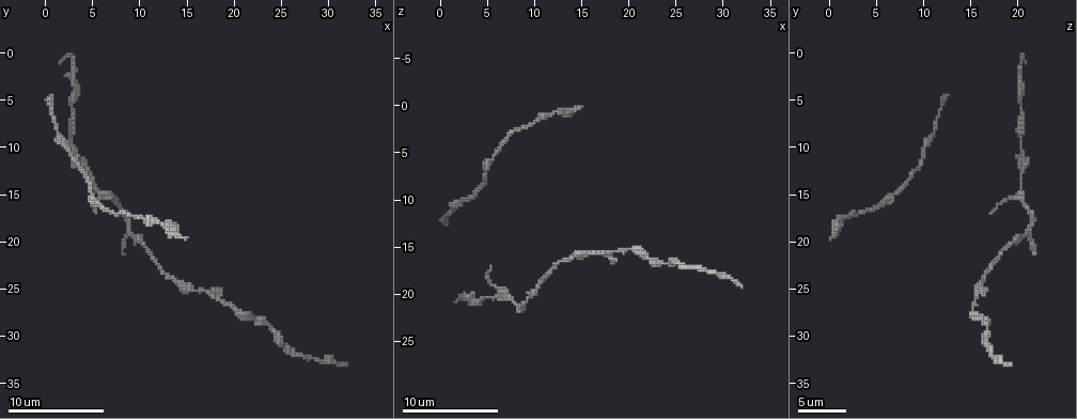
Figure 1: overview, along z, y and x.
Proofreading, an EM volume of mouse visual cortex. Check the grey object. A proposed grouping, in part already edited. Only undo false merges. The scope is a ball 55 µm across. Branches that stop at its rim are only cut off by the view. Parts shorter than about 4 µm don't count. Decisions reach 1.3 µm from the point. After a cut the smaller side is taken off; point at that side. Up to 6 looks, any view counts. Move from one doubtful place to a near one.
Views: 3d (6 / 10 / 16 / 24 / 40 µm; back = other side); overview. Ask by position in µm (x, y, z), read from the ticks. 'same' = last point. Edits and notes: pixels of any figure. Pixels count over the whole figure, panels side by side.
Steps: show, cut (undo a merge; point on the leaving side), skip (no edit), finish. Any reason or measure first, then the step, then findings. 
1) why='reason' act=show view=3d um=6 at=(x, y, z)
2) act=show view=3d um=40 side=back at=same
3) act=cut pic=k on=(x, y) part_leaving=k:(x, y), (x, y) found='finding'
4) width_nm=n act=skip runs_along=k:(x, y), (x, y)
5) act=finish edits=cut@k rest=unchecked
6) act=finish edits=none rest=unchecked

act=show view=3d um=16 at=(2.8, 4.6, 20.4)

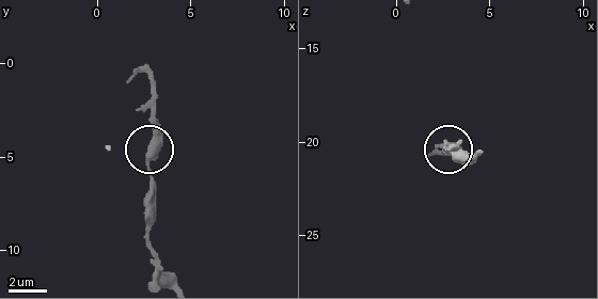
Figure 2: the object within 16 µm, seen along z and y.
why='closer look' act=show view=3d um=6 at=same

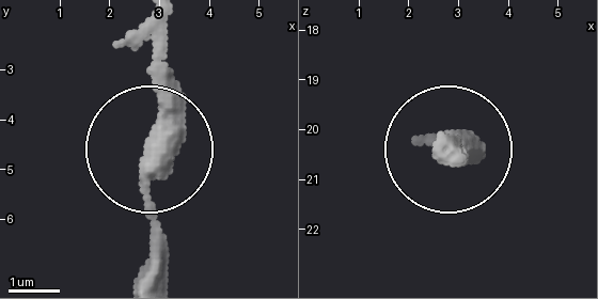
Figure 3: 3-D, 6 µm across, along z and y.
act=skip runs_along=3:(150, 270), (162, 19) found='one cell here'

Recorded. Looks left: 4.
why='three-way junction' act=show view=3d um=10 at=(9.2, 19.4, 20.6)

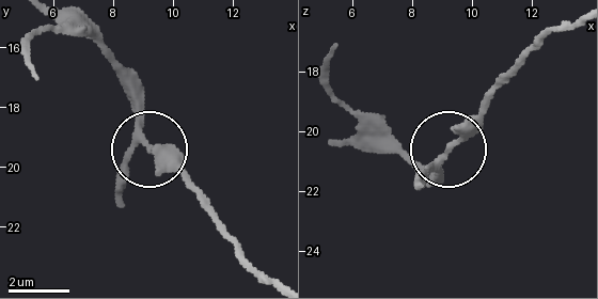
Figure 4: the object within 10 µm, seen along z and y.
act=skip found='all the same cell'

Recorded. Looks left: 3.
why='calibre changes' act=show view=3d um=10 at=(13.6, 24.0, 16.4)

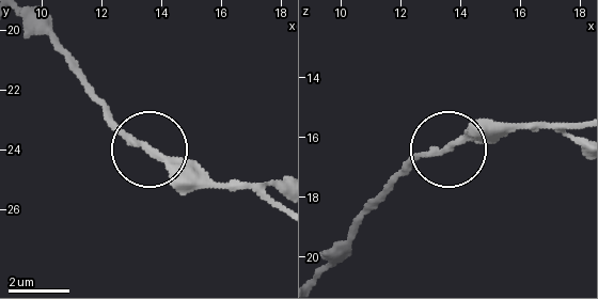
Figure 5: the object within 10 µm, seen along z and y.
why='zoom in' act=show view=3d um=6 at=(13.8, 24.2, 16.3)

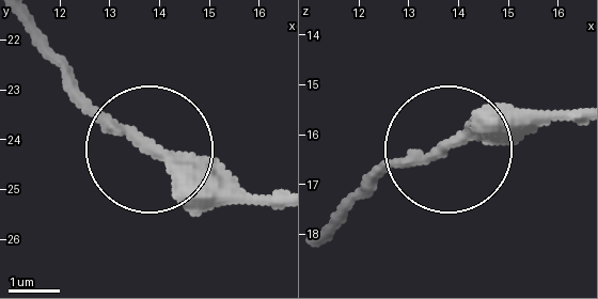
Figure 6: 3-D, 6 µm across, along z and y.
act=skip runs_along=6:(22, 21), (138, 136), (214, 166), (273, 208) found='all the same cell'

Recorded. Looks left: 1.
act=finish edits=none rest=unchecked

